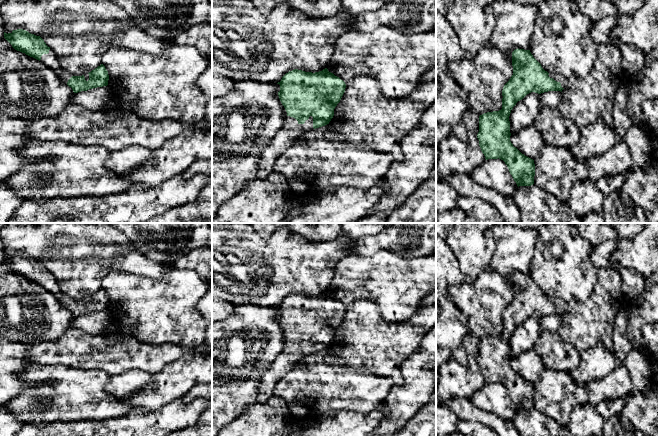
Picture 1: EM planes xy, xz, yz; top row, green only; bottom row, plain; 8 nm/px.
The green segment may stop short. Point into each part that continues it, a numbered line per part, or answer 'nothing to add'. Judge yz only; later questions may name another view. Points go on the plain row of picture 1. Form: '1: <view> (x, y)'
1: yz (559, 302)

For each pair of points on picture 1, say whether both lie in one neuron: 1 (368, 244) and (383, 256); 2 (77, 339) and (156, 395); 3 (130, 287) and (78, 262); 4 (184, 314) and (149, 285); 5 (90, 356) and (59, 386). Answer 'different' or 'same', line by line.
1: different
2: different
3: different
4: same
5: different

